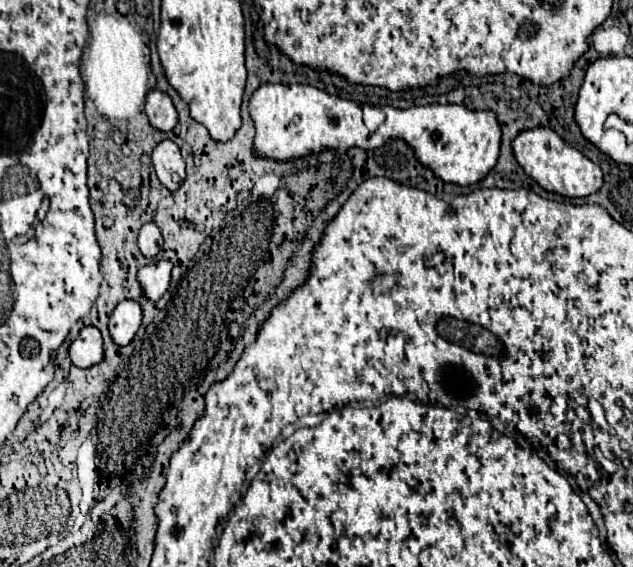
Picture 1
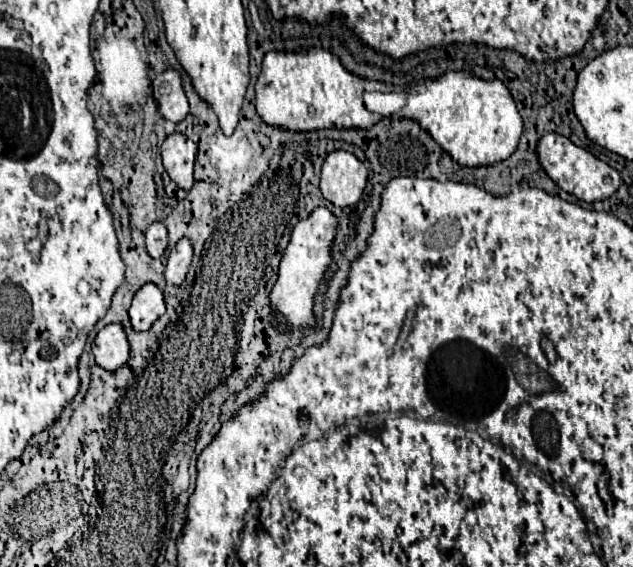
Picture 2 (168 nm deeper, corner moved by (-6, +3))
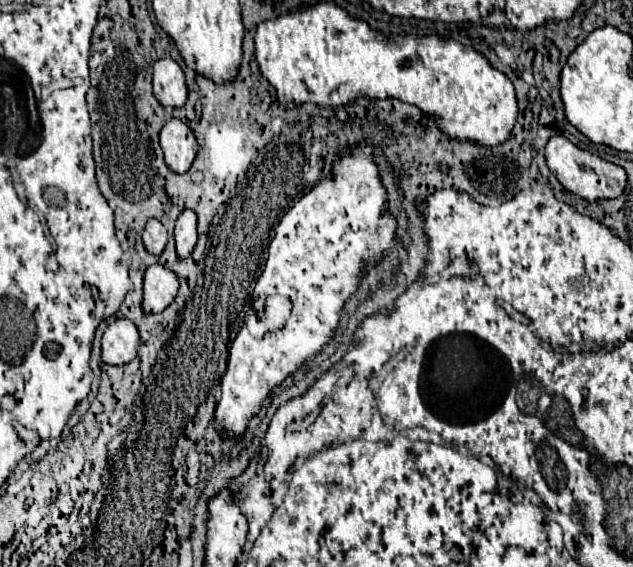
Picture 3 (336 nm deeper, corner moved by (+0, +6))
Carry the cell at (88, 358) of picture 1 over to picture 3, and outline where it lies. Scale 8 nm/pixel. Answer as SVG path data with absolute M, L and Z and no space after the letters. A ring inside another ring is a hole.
M114 320L102 336L102 360L106 364L128 364L136 358L140 334L132 320Z

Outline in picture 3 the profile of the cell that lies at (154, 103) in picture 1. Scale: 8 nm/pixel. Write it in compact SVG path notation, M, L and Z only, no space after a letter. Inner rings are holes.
M166 56L154 64L154 94L162 106L184 106L188 98L188 88L184 72L176 60Z

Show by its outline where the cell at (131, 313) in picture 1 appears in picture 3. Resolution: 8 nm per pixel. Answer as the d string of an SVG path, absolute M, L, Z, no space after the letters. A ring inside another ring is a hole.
M152 264L144 276L144 302L142 308L148 314L166 310L178 292L178 276L162 264Z

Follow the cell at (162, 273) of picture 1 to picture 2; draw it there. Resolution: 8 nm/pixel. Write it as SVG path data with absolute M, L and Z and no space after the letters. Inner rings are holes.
M180 239L168 255L168 263L164 269L166 283L168 285L180 285L186 279L190 261L192 261L192 245L188 239Z

